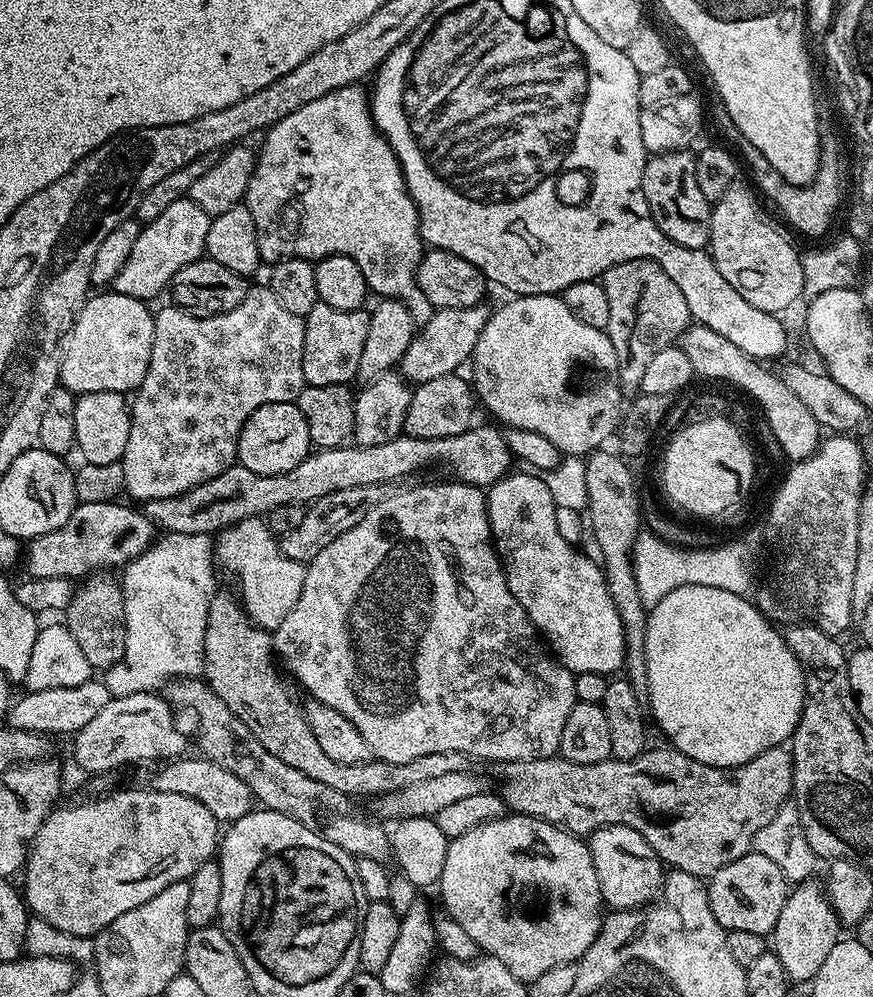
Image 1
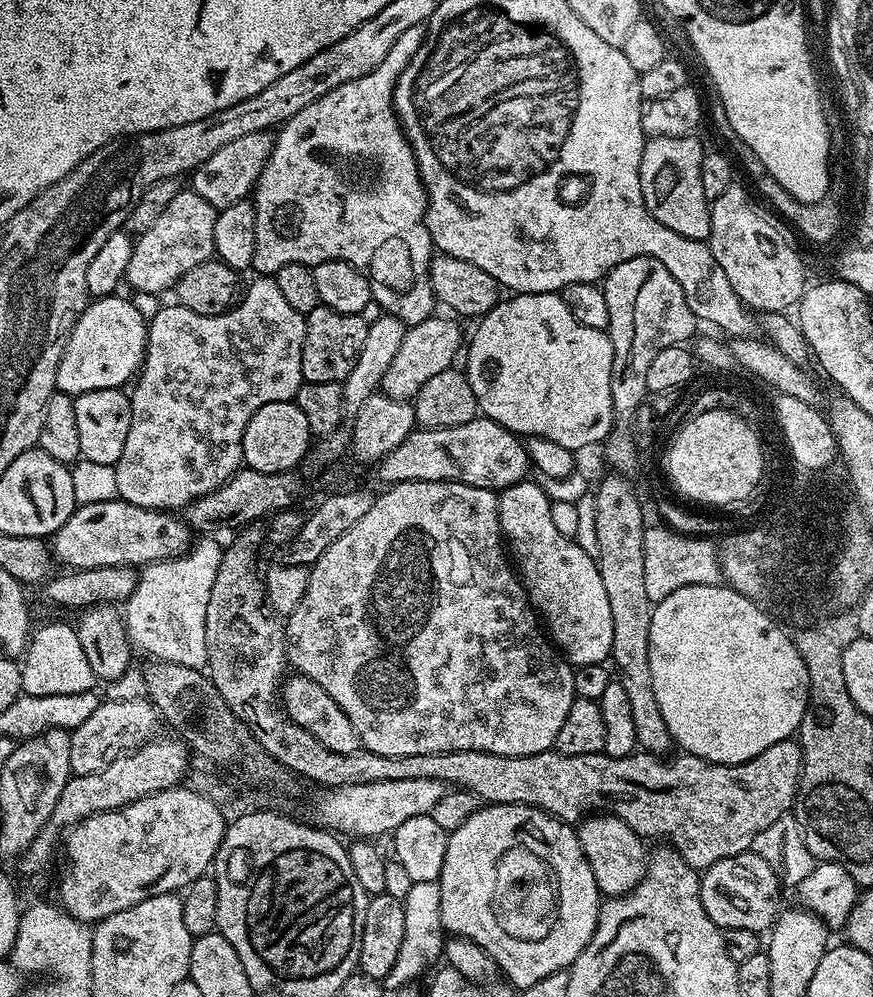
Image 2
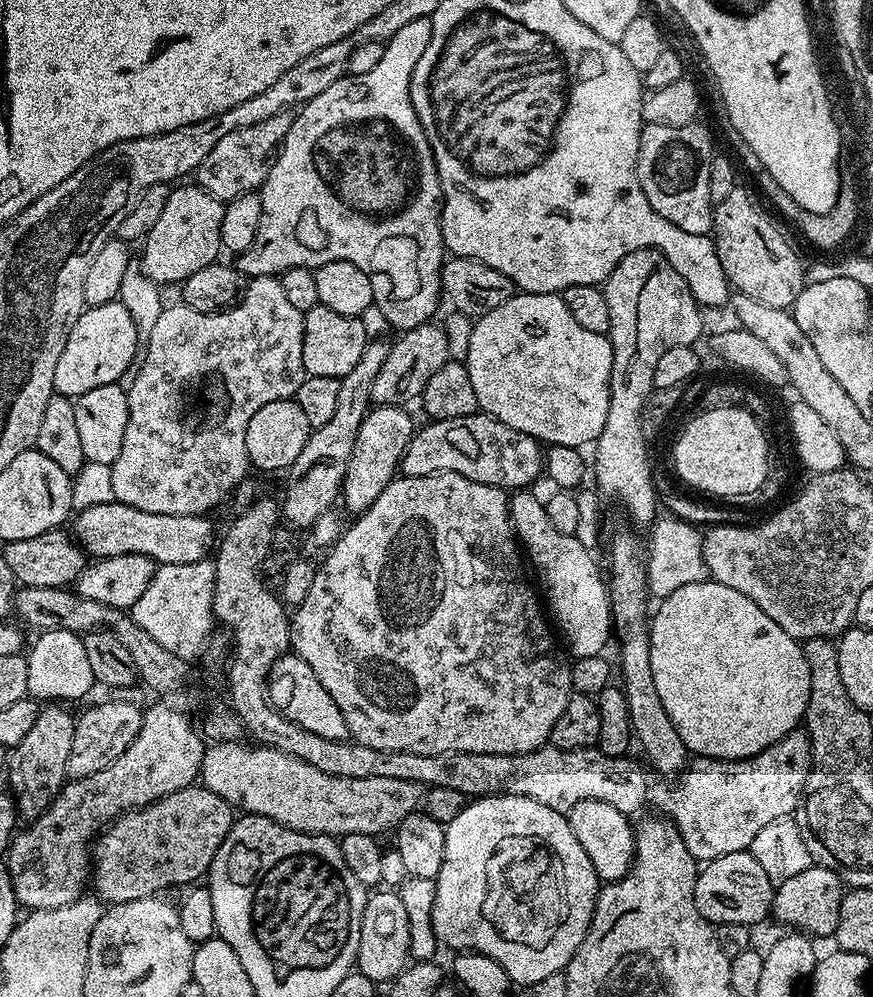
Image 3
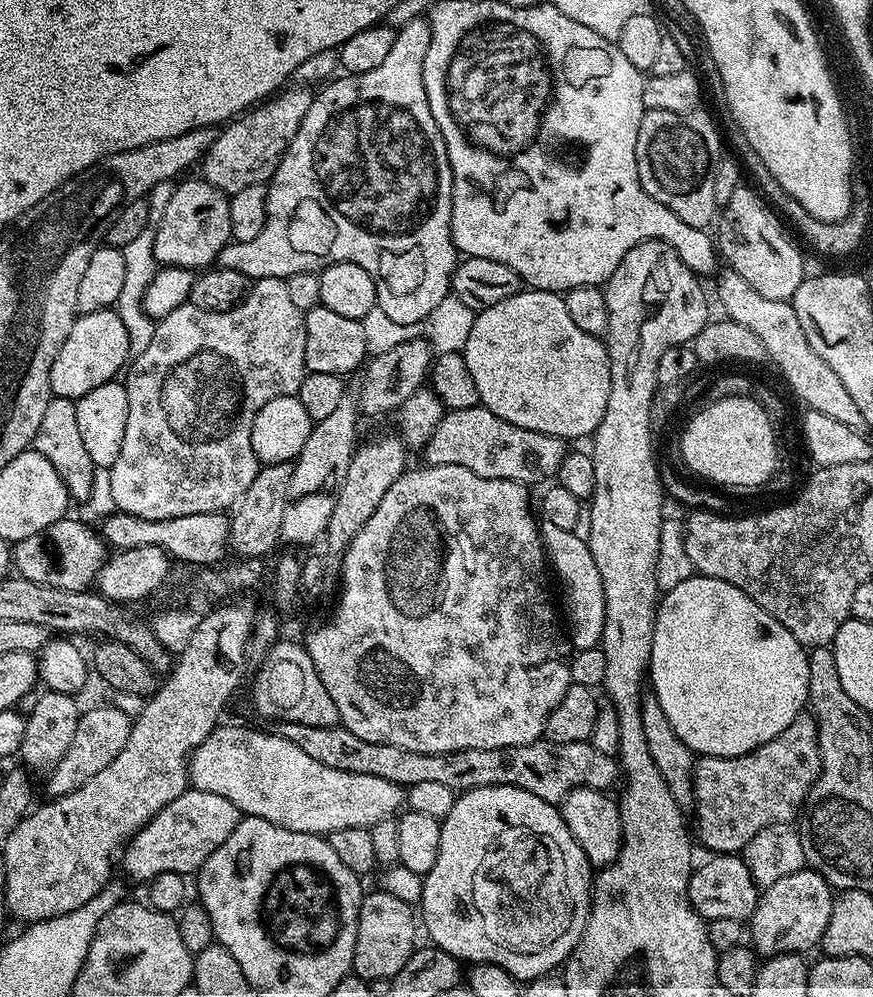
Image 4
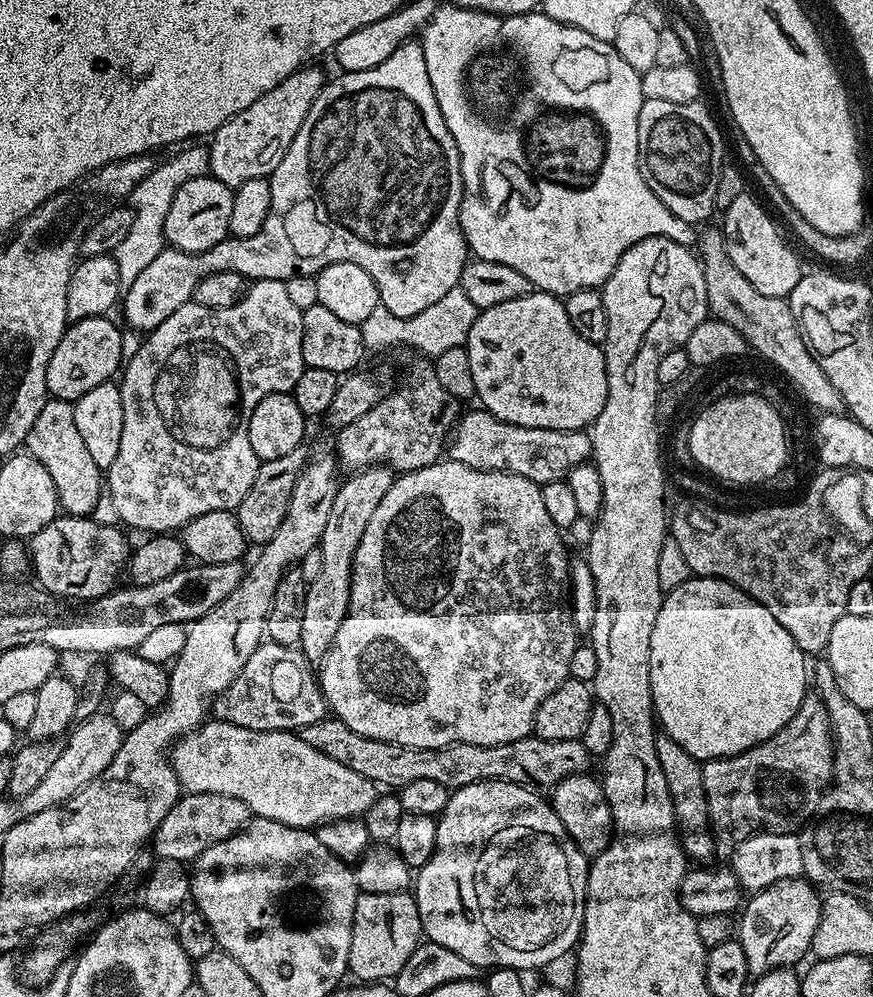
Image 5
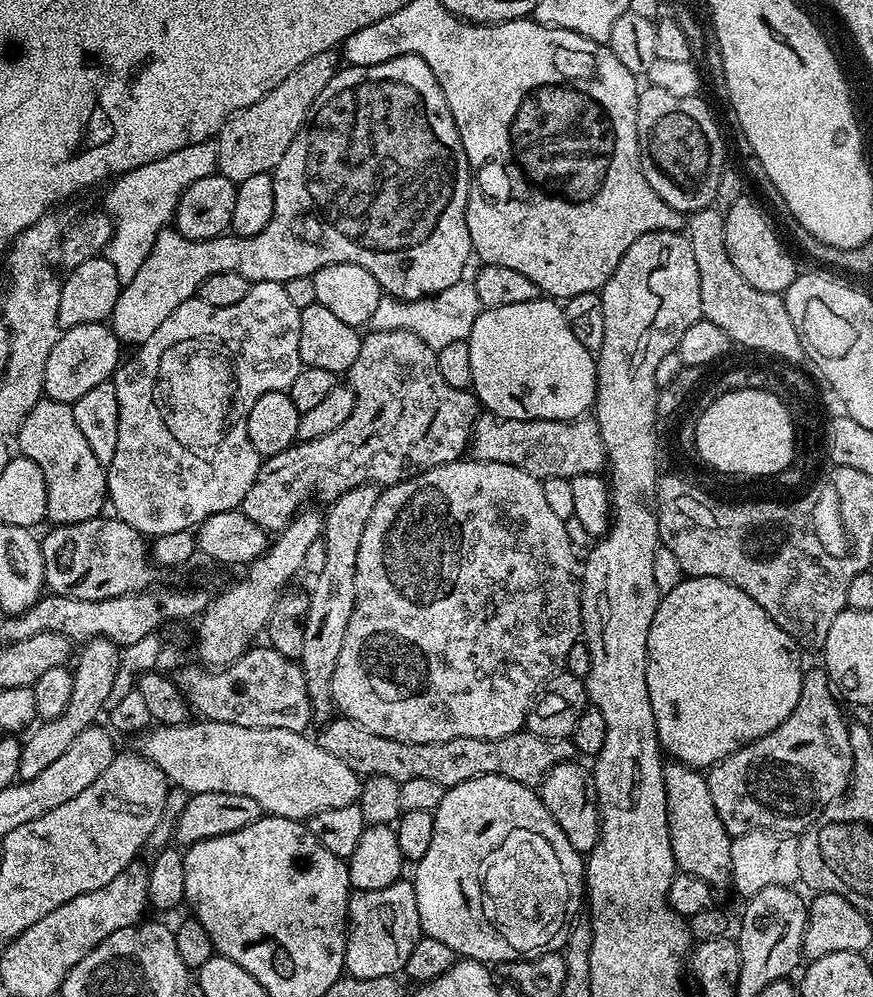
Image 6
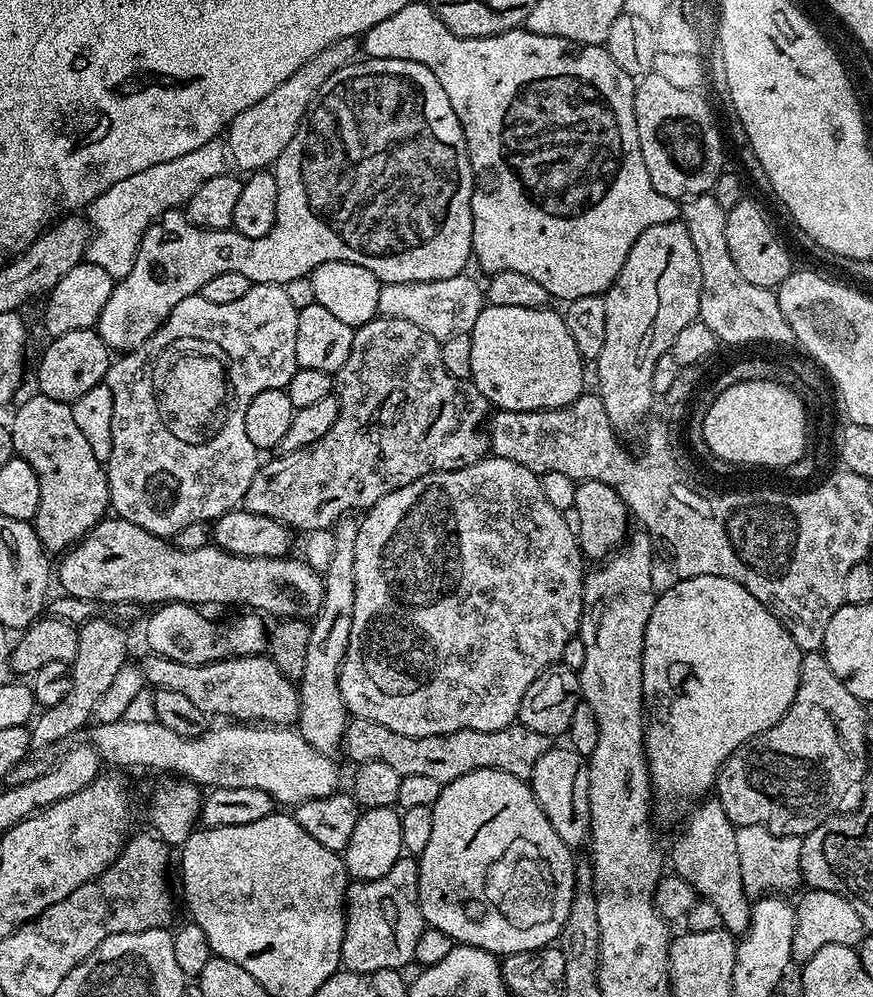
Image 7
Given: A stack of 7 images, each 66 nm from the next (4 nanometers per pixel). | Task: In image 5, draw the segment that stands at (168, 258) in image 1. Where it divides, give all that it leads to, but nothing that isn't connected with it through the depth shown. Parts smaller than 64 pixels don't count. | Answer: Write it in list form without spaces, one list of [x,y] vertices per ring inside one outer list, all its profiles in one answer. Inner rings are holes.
[[[211,174],[190,178],[178,186],[174,202],[170,202],[170,211],[164,223],[164,238],[171,247],[183,252],[205,252],[210,246],[229,239],[230,213],[234,211],[234,190],[226,182],[218,182]]]

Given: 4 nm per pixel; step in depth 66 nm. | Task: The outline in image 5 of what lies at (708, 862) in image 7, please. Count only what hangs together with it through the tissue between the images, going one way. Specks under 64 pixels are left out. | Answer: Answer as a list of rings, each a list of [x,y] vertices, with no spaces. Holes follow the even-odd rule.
[[[660,734],[656,737],[658,763],[662,766],[662,775],[666,777],[666,787],[670,789],[670,802],[674,806],[676,831],[680,834],[680,845],[684,854],[692,862],[708,862],[718,849],[718,841],[708,823],[708,807],[706,806],[706,786],[702,782],[702,764],[686,754],[674,738]]]

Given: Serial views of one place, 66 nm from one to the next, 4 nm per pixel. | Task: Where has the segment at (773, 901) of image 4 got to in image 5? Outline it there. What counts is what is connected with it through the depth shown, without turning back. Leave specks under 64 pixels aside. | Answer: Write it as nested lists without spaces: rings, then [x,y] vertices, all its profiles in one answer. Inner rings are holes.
[[[803,878],[774,882],[774,886],[747,897],[739,913],[740,920],[738,916],[738,939],[753,977],[770,970],[792,968],[804,955],[807,957],[811,953],[821,903],[821,893]]]

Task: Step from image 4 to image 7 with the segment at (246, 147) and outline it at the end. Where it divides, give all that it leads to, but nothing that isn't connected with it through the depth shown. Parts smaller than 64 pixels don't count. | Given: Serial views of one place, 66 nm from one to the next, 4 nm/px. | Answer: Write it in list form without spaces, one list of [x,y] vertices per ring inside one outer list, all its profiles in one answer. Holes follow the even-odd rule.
[[[354,36],[330,42],[326,50],[318,50],[314,58],[294,70],[294,74],[290,74],[290,78],[282,82],[282,86],[274,86],[274,90],[270,90],[270,94],[266,94],[262,102],[254,102],[250,110],[242,110],[242,114],[233,118],[226,129],[226,147],[231,163],[237,164],[241,168],[239,171],[244,174],[271,169],[282,150],[290,146],[290,138],[294,138],[298,126],[304,121],[304,111],[308,109],[308,103],[316,97],[316,91],[326,82],[326,78],[353,63],[361,52],[361,41]]]

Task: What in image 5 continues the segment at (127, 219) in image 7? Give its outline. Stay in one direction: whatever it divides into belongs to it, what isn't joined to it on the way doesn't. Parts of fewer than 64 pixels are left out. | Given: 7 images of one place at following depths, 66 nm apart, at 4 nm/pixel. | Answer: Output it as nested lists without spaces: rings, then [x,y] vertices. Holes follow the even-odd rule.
[[[196,142],[191,146],[181,147],[177,152],[180,153],[170,157],[165,164],[157,163],[152,172],[146,174],[146,178],[142,178],[138,186],[134,186],[130,197],[134,226],[130,226],[130,234],[126,234],[122,246],[118,246],[114,253],[121,289],[127,290],[134,278],[138,278],[138,274],[142,274],[142,270],[146,270],[146,266],[150,266],[150,262],[154,262],[154,258],[158,258],[158,254],[166,247],[164,223],[166,214],[170,211],[170,202],[174,202],[174,194],[178,194],[178,186],[182,186],[182,182],[190,182],[190,178],[209,175],[208,150],[203,143]]]

